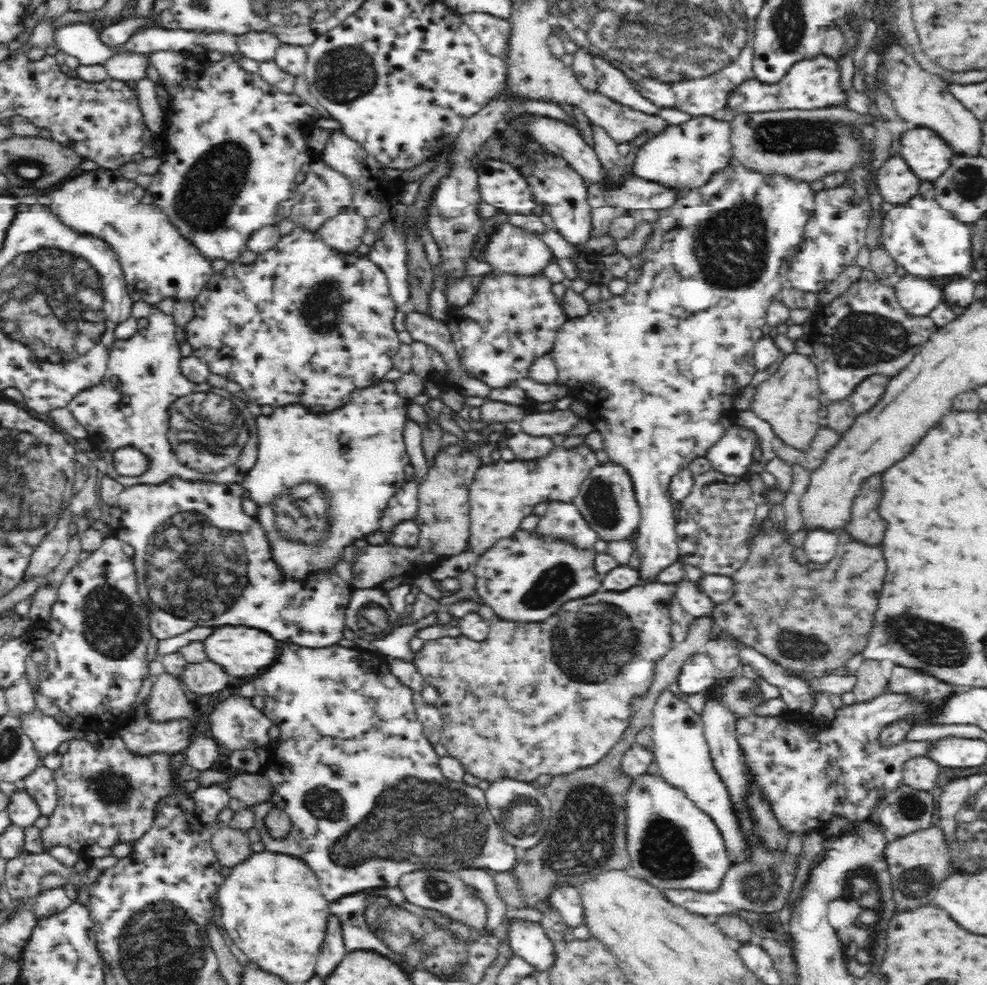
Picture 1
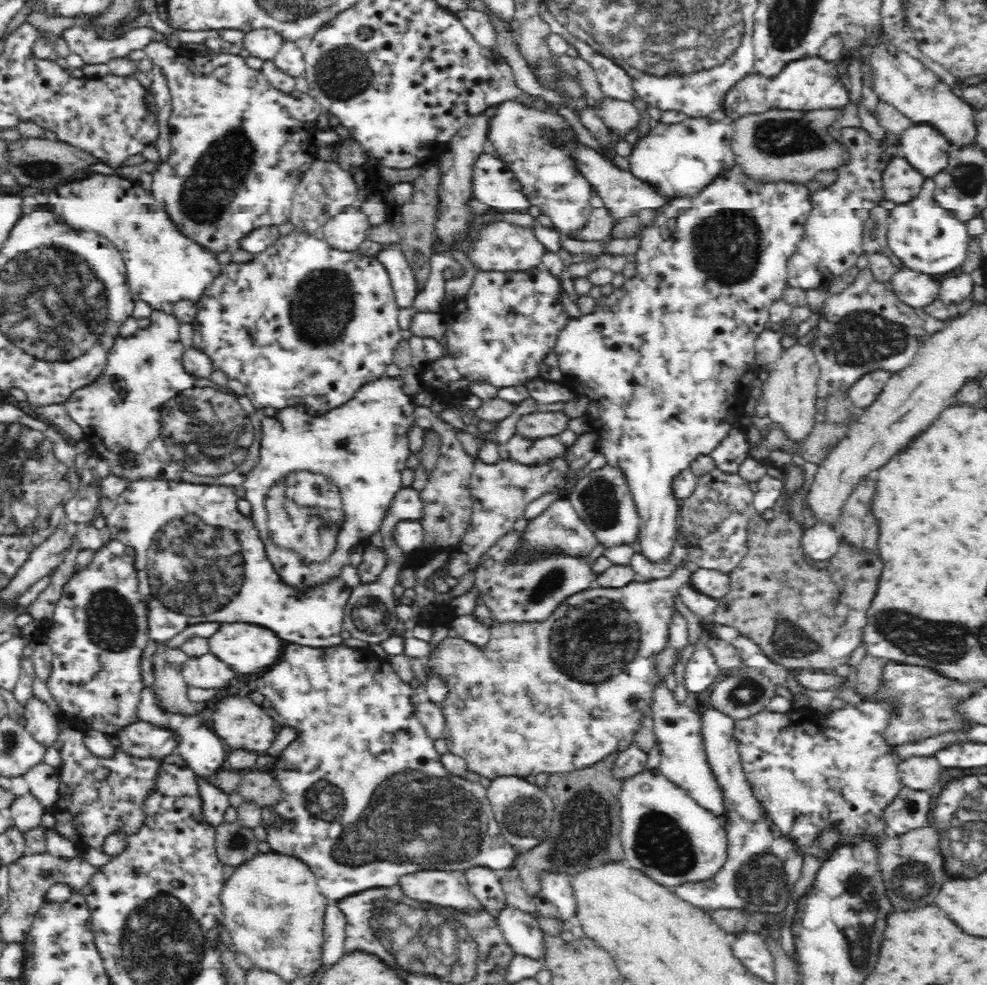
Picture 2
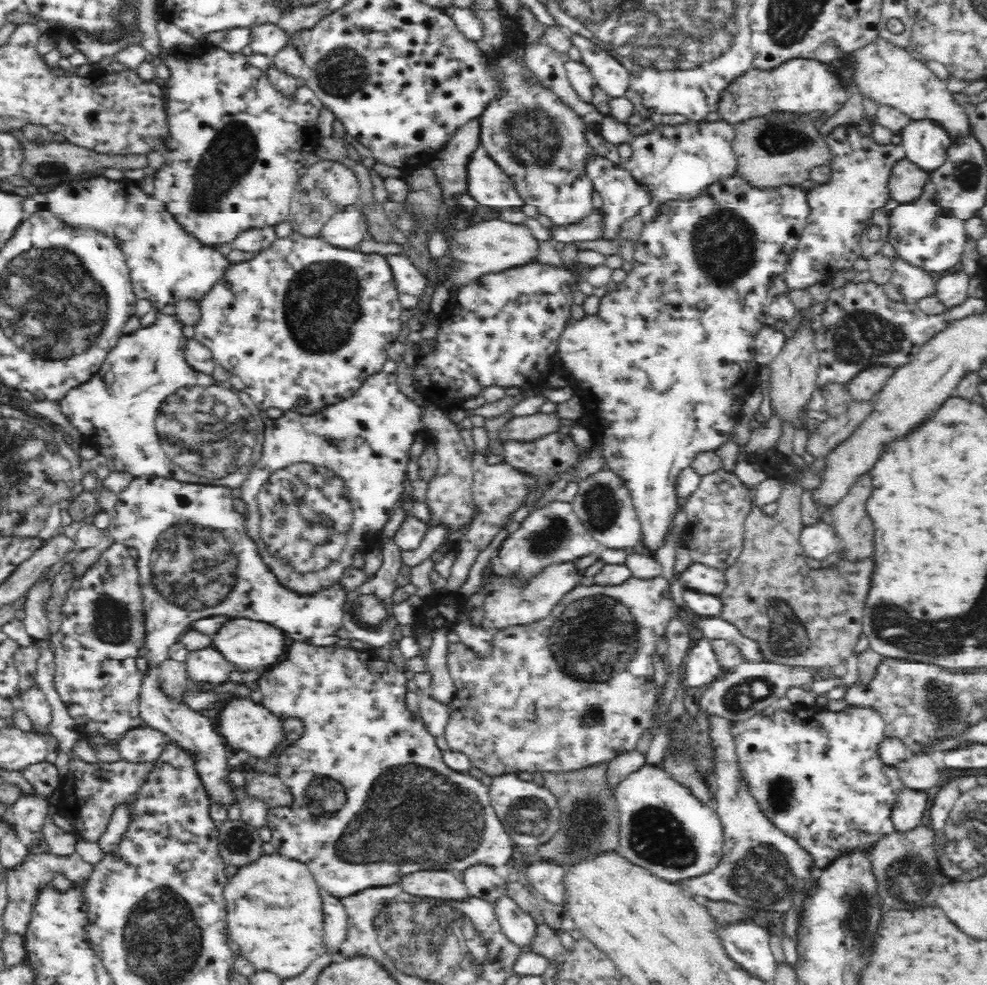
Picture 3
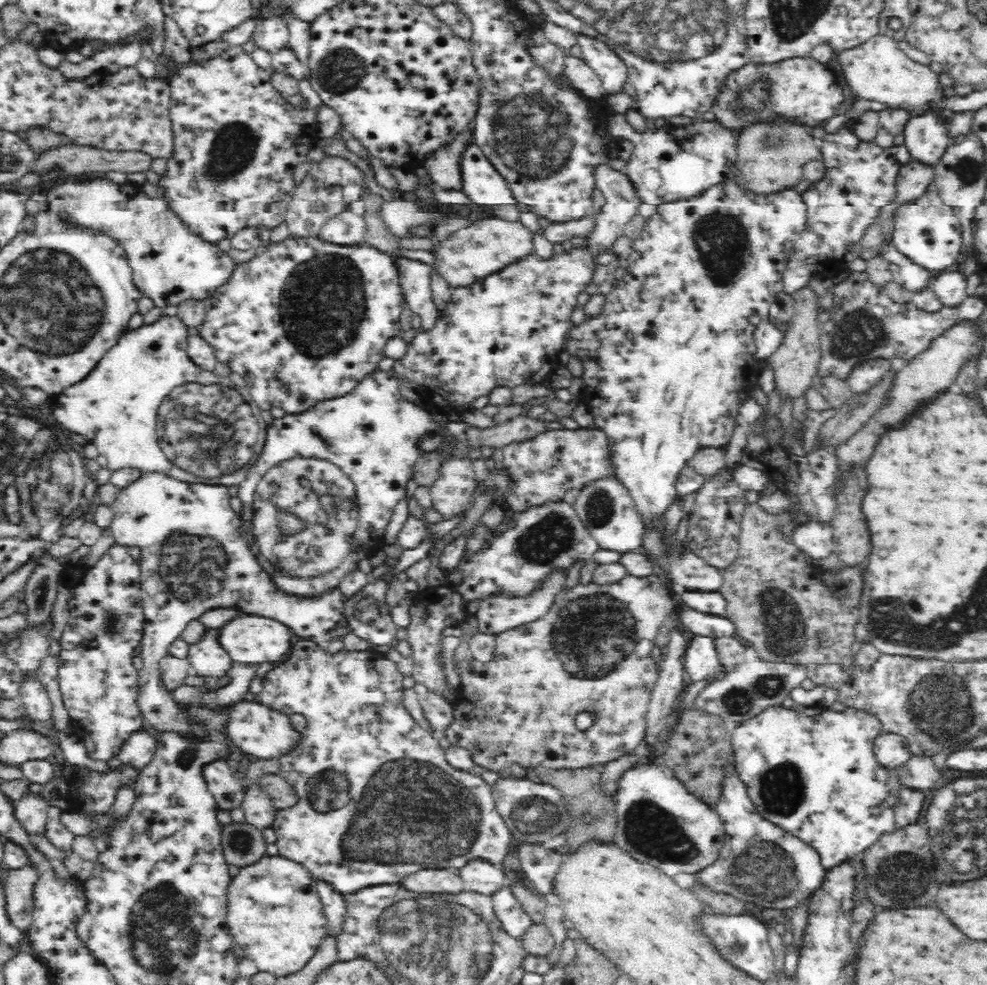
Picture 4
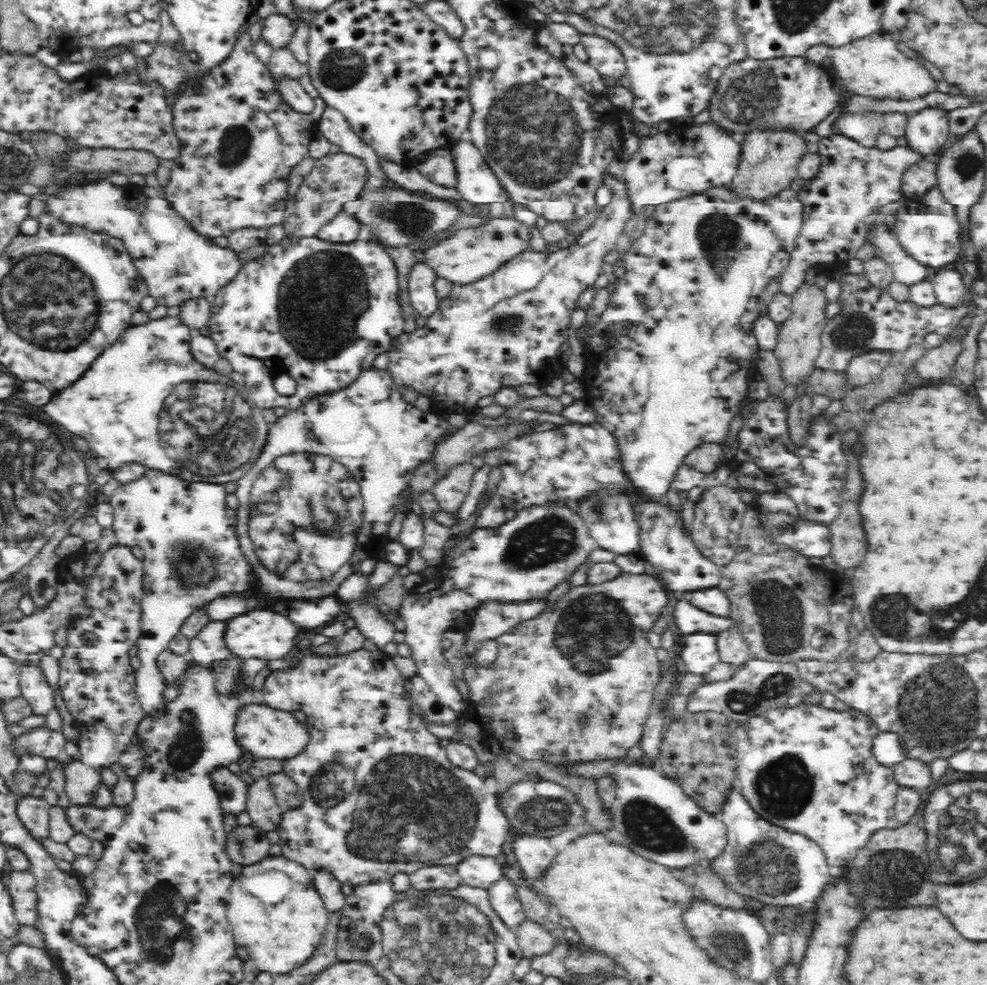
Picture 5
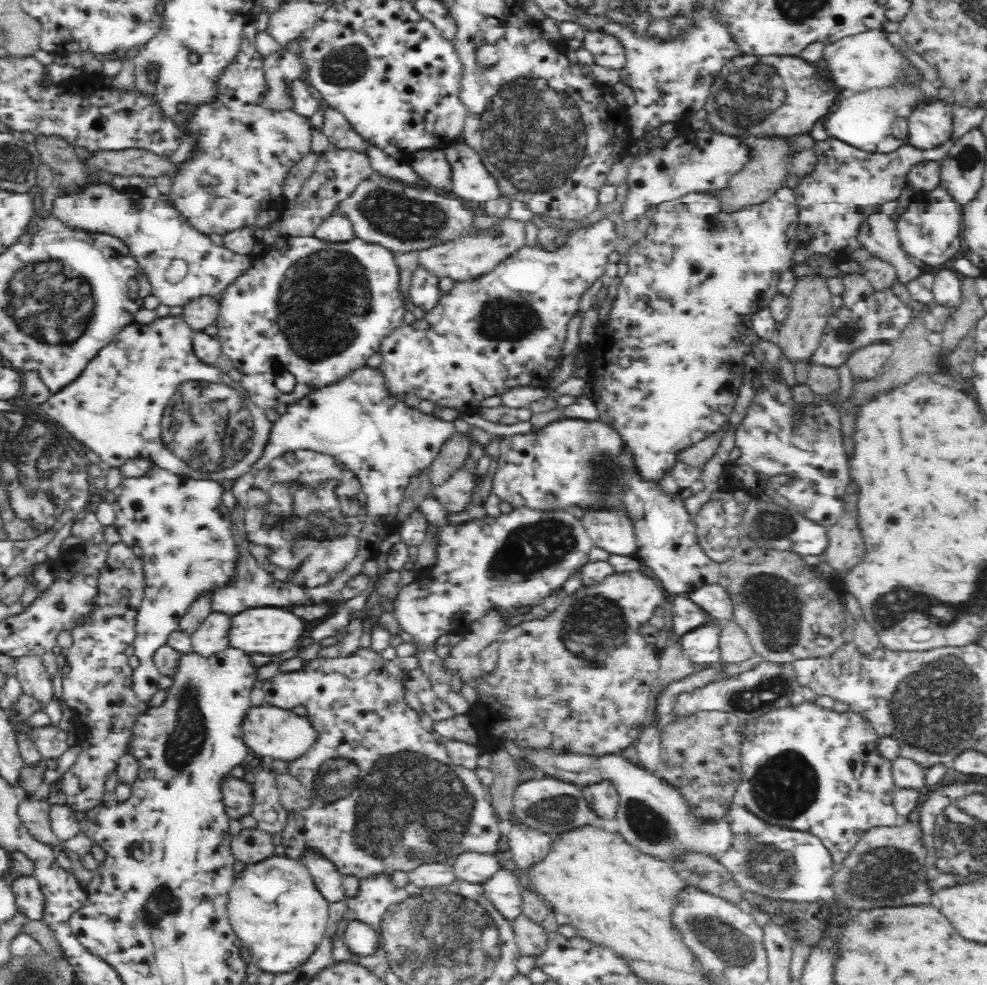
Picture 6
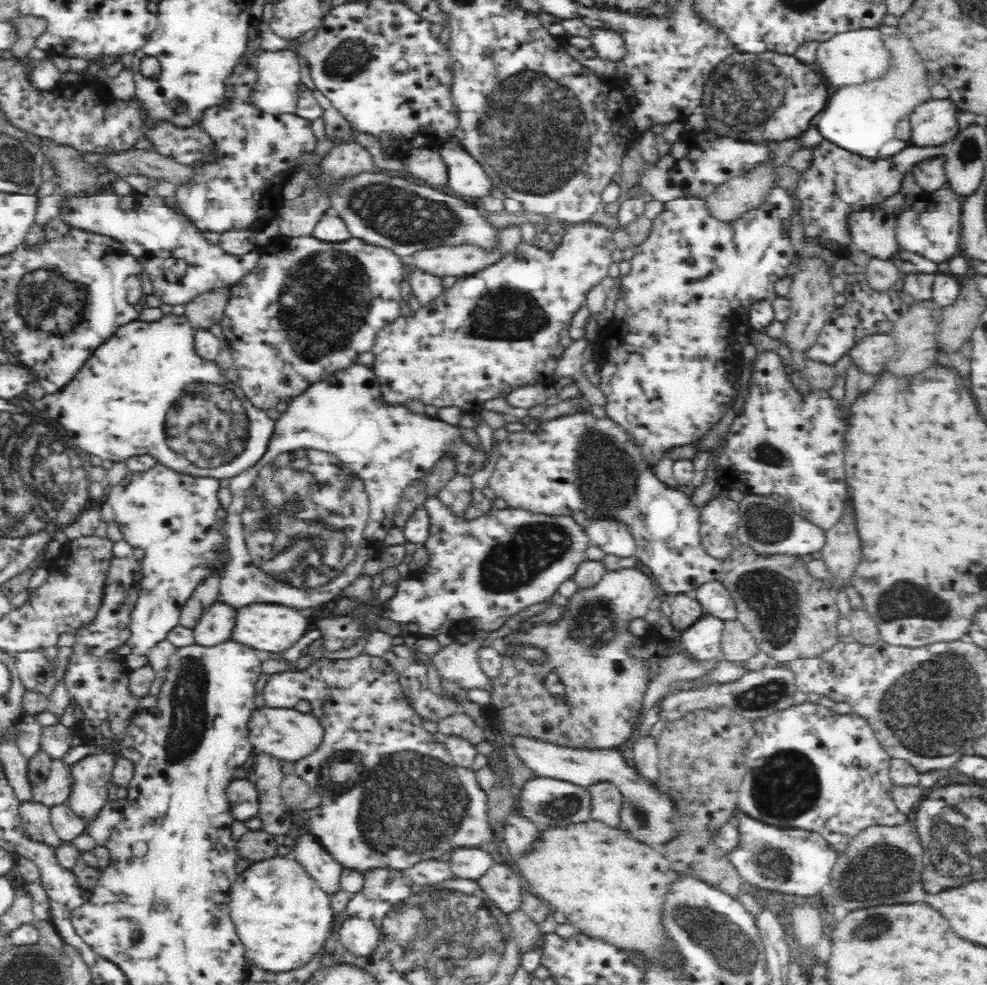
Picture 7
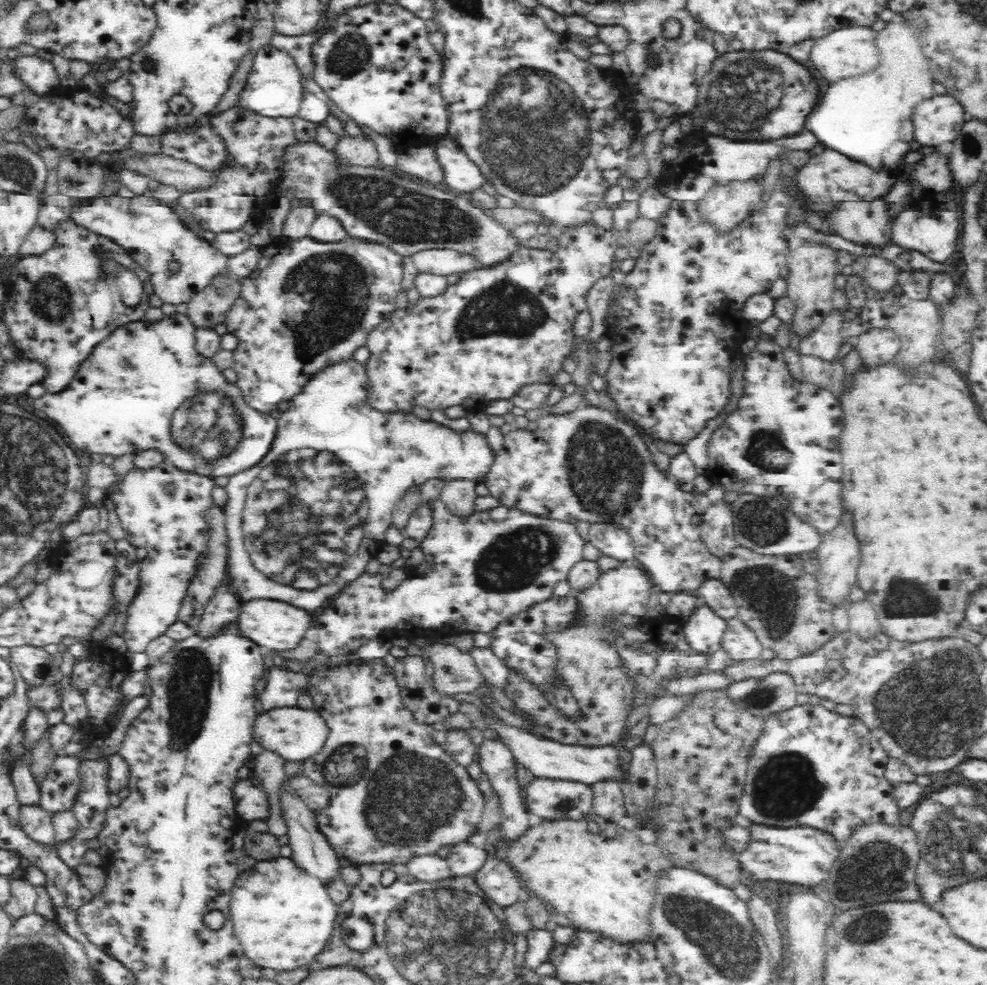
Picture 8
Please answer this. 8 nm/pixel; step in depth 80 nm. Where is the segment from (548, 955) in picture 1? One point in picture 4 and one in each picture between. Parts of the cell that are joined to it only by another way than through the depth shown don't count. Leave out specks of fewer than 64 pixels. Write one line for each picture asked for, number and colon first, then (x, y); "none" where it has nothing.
2: (521, 929)
3: (517, 925)
4: (509, 911)

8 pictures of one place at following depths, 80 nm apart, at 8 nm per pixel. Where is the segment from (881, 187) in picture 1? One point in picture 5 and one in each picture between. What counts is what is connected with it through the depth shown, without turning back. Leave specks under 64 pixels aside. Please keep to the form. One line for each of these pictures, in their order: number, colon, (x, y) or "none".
2: (902, 182)
3: (907, 181)
4: (914, 179)
5: (921, 176)

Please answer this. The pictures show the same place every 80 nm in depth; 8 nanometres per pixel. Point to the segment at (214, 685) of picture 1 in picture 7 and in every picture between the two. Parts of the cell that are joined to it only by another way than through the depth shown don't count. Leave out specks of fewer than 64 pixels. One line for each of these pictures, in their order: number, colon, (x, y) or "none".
2: (207, 671)
3: (204, 665)
4: (208, 658)
5: (209, 645)
6: (211, 635)
7: (216, 623)

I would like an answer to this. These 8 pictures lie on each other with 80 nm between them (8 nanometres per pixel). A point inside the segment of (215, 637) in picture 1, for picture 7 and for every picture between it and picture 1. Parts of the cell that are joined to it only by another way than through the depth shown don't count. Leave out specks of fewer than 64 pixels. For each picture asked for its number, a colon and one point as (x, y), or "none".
2: (246, 647)
3: (250, 644)
4: (251, 638)
5: (263, 634)
6: (272, 631)
7: (272, 629)

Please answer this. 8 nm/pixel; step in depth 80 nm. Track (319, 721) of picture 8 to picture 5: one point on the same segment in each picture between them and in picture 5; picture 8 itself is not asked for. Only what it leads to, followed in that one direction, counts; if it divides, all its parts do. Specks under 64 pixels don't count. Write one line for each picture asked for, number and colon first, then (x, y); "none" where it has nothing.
5: (266, 732)
6: (281, 734)
7: (290, 735)

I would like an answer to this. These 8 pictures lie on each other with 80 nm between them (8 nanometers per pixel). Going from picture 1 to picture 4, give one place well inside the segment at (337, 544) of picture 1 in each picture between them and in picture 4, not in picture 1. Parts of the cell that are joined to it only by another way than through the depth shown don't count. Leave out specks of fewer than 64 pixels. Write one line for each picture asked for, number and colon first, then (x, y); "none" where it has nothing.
2: (363, 446)
3: (381, 422)
4: (343, 430)

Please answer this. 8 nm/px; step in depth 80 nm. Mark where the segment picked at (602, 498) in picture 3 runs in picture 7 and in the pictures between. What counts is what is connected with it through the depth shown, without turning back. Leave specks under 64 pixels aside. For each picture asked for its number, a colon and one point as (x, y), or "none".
4: (605, 506)
5: (612, 524)
6: (610, 530)
7: (615, 539)

